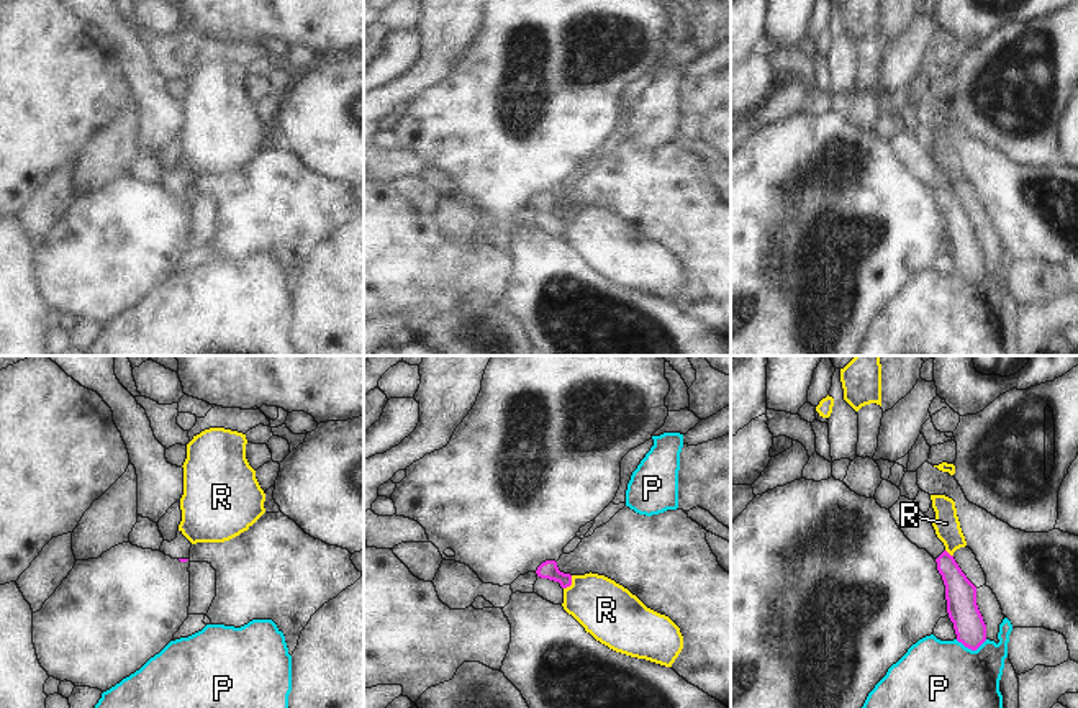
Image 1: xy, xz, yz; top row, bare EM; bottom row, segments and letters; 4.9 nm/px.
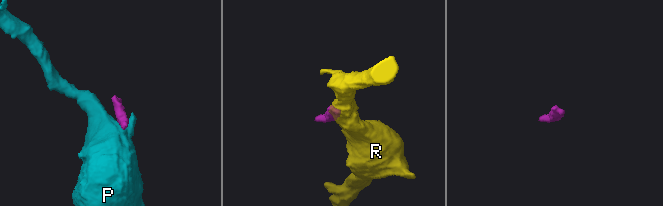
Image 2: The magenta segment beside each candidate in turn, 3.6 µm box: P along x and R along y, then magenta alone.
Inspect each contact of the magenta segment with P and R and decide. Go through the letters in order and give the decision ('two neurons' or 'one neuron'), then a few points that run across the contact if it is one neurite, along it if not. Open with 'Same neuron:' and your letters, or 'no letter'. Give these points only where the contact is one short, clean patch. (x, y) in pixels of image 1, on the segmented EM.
Same neuron: no letter
P: two neurons; line yz (955, 639), (972, 649), (977, 649), (987, 639)
R: two neurons; line xz (572, 576), (572, 582), (564, 589)

